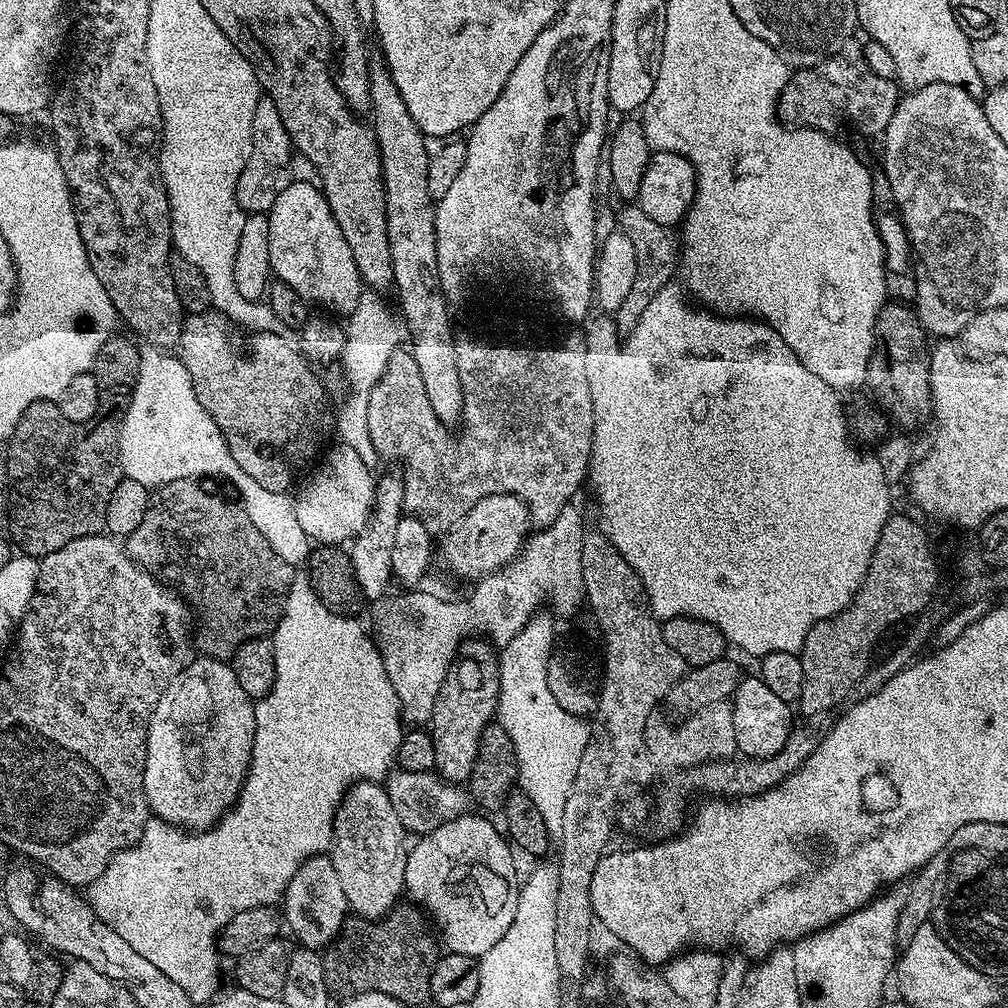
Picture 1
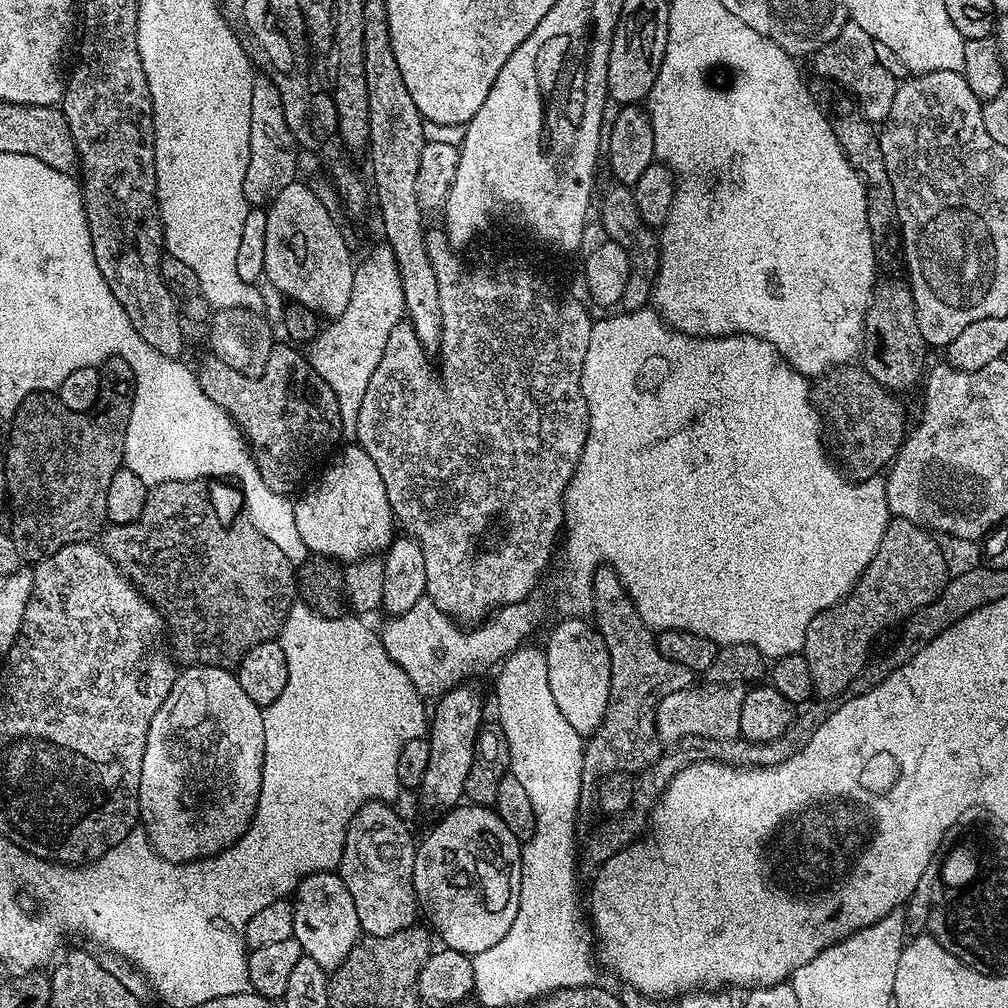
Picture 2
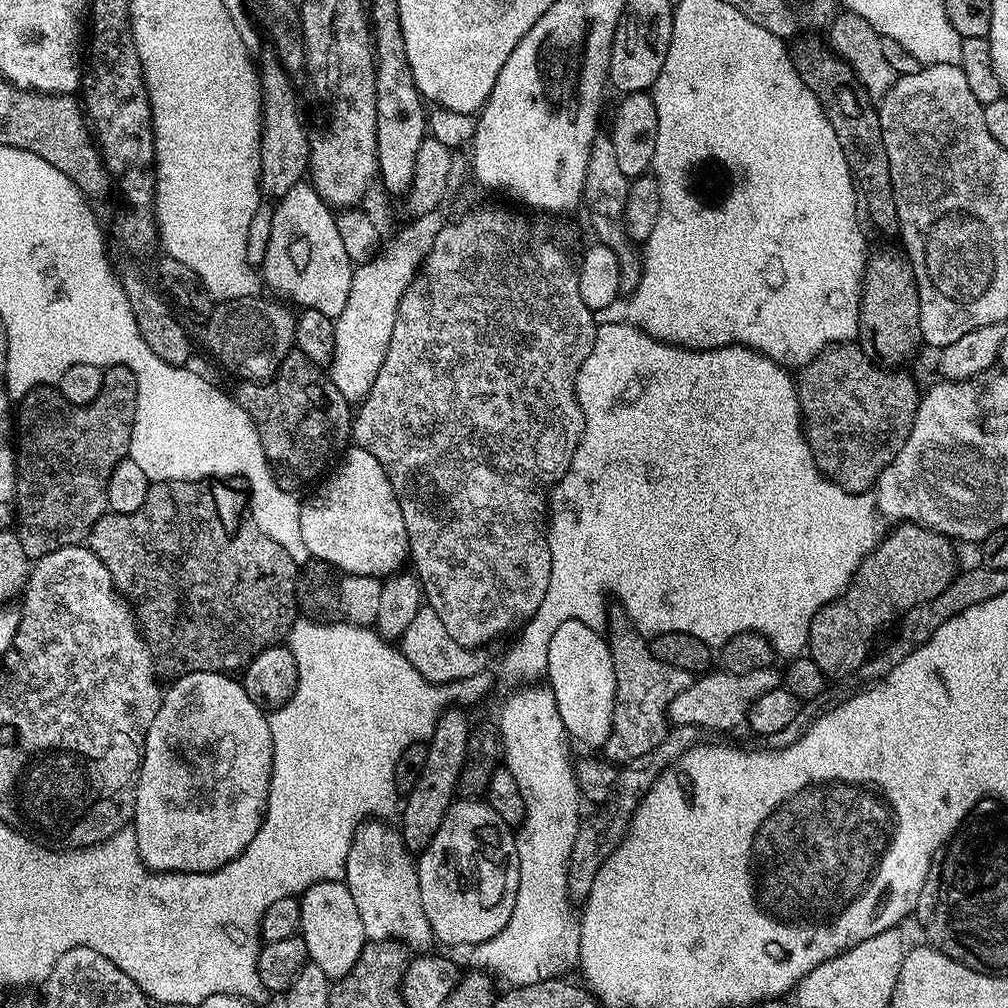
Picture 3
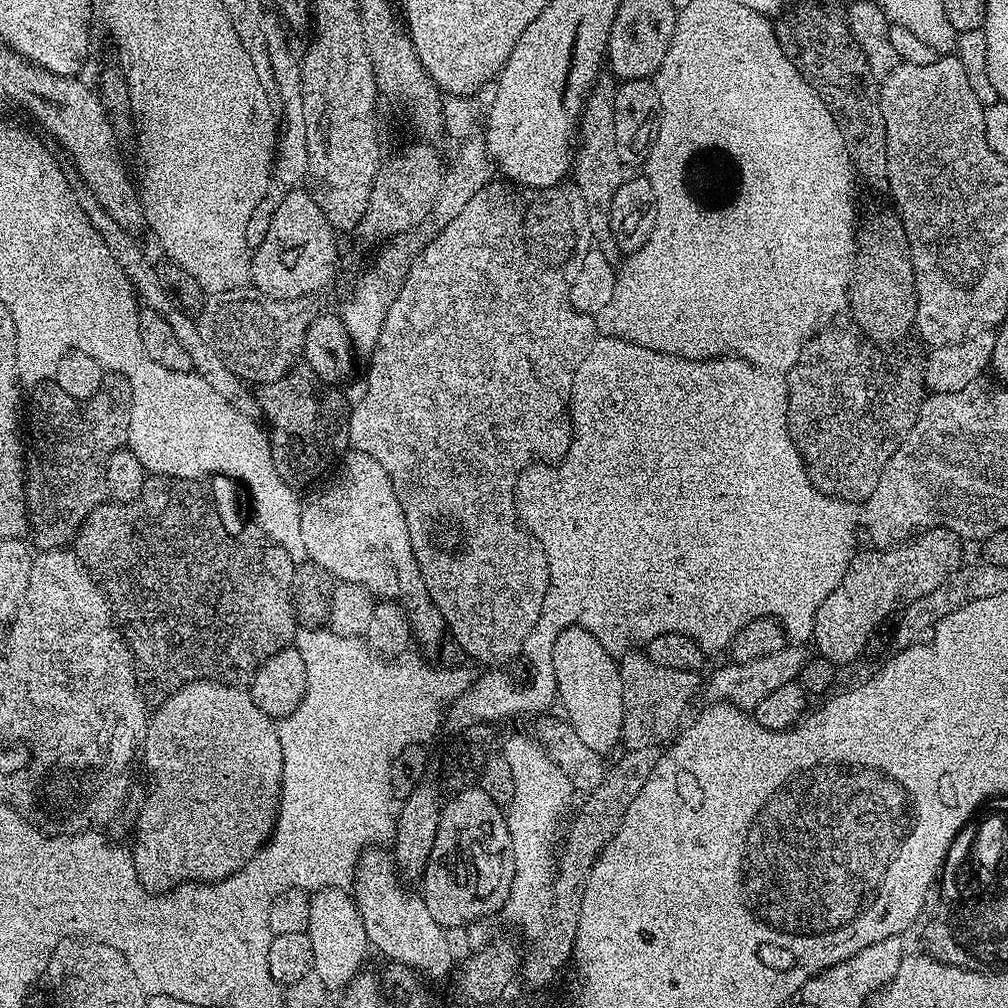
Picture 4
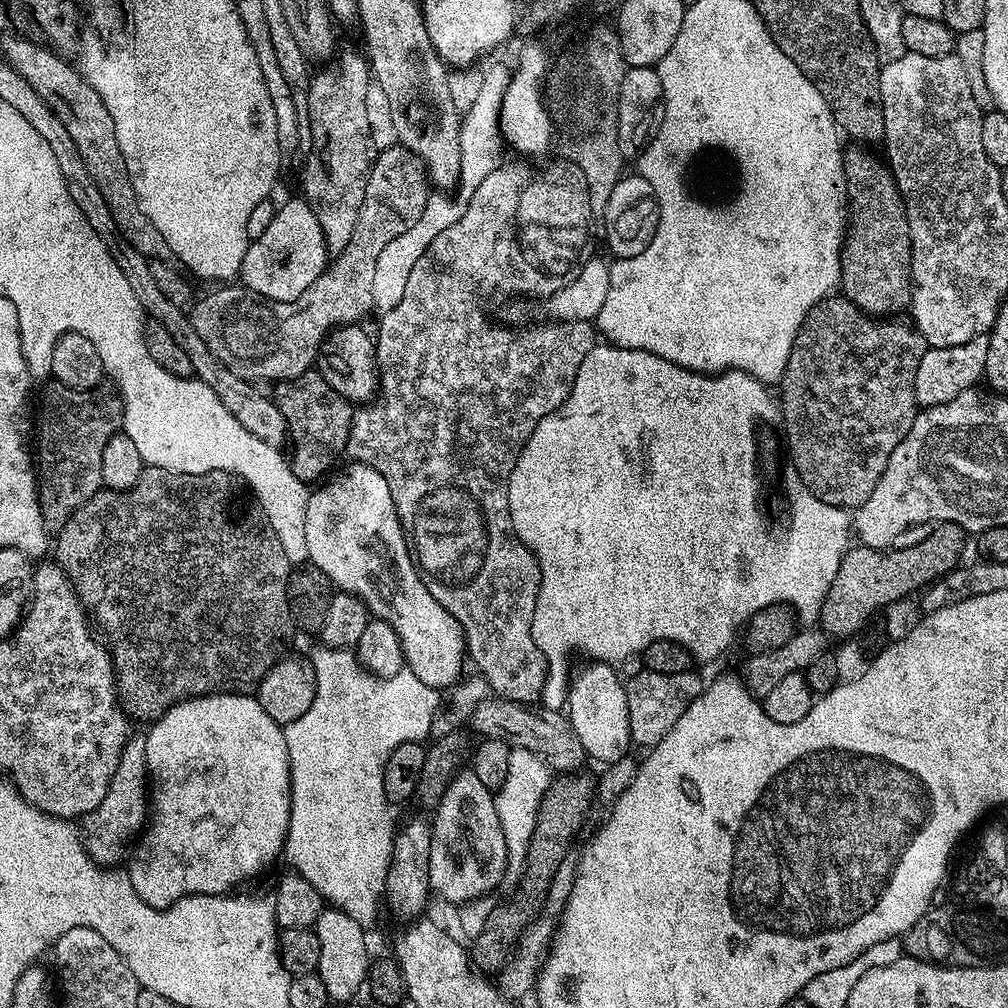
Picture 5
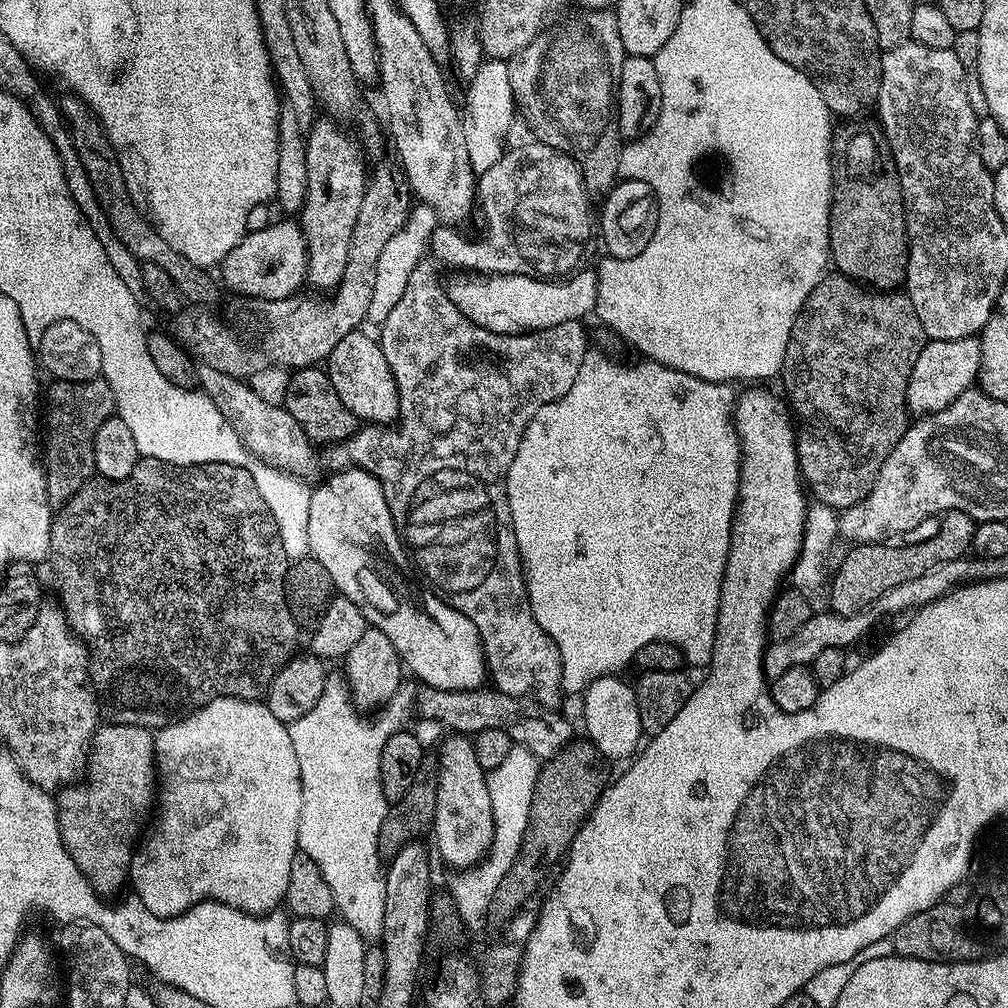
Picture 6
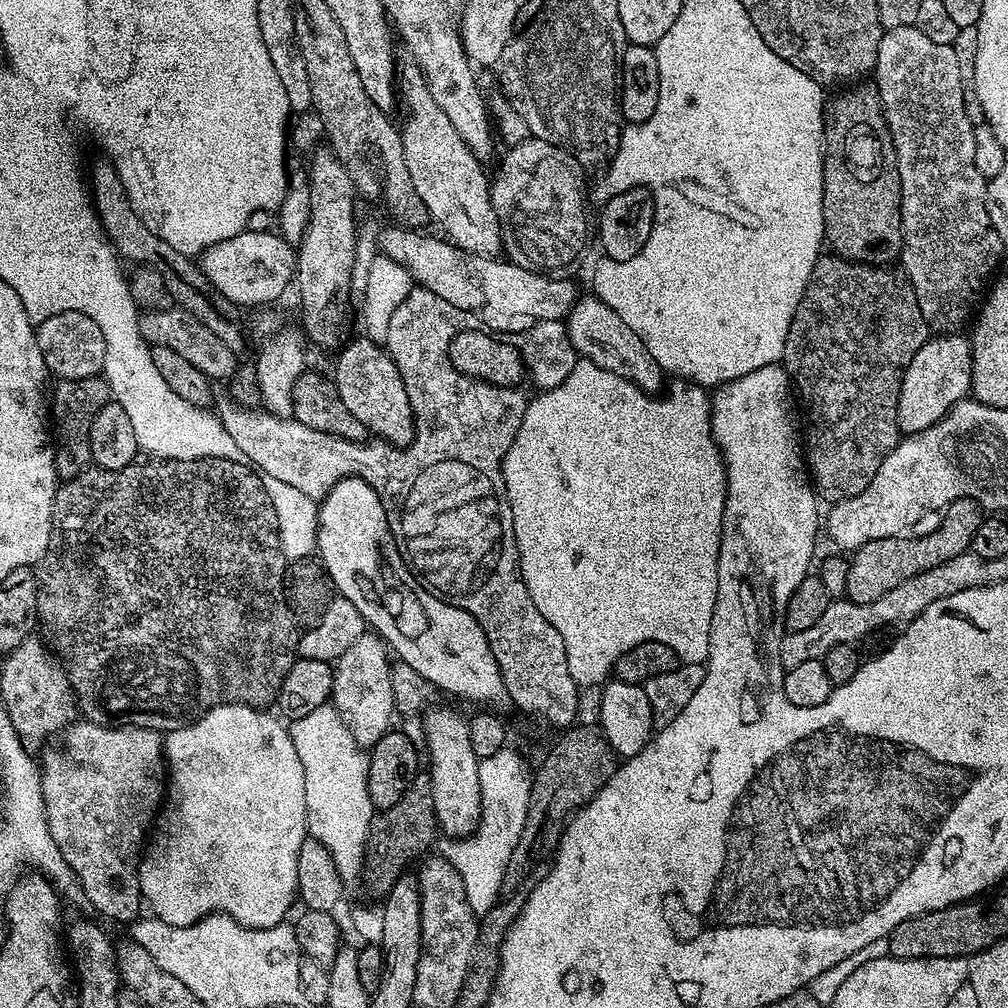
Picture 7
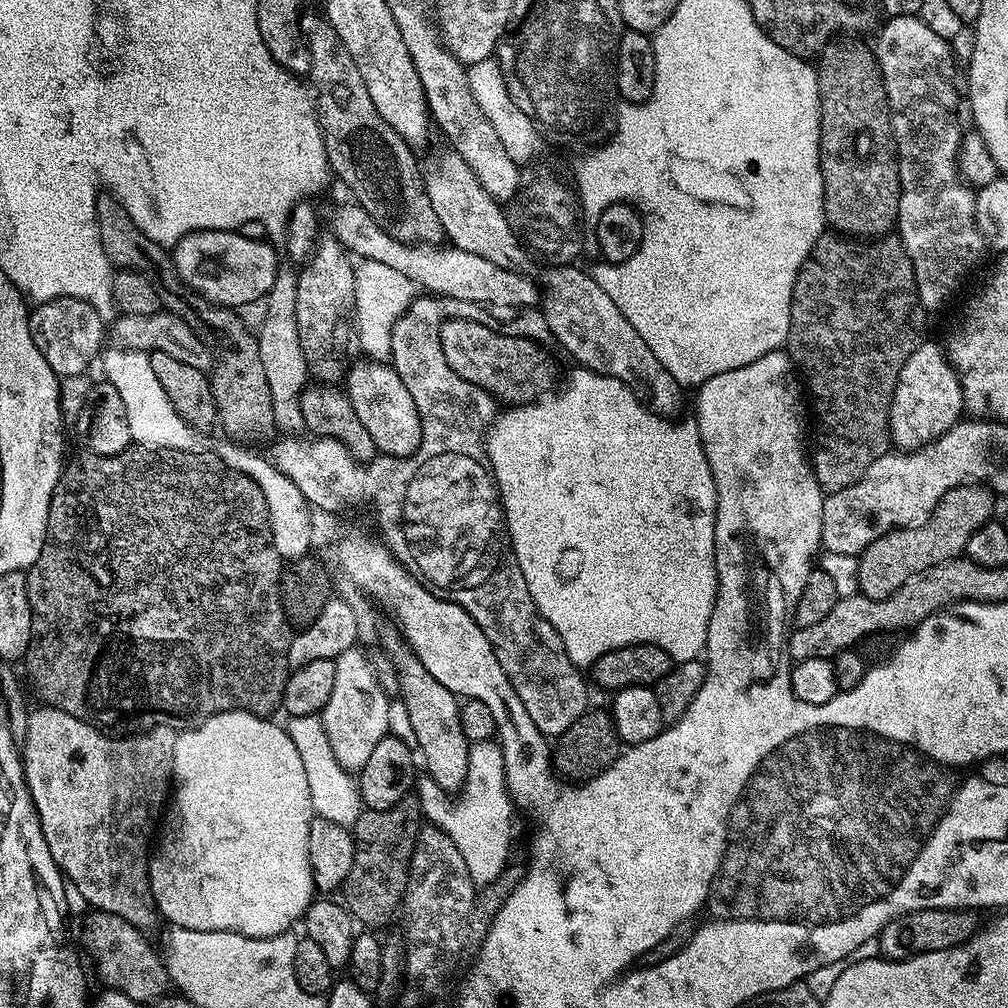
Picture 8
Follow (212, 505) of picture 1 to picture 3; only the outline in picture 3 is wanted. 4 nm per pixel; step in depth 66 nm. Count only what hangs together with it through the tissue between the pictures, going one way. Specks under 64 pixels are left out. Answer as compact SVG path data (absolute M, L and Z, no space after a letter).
M194 486L156 488L134 514L105 512L88 533L86 541L106 570L110 570L117 593L130 605L140 635L152 651L155 667L168 678L191 672L239 673L254 657L262 654L262 650L277 647L298 619L298 565L294 558L268 546L264 556L268 558L266 564L220 568L220 564L216 564L216 548L202 548L200 544L200 502L196 506L194 496Z

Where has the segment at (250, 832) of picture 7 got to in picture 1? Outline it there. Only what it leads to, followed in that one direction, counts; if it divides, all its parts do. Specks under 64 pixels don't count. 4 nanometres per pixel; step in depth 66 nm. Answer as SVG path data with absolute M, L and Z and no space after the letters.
M207 658L193 659L192 663L186 665L186 667L180 671L178 678L174 678L174 682L170 682L166 694L162 694L162 698L154 710L152 721L148 727L144 793L146 794L149 813L157 820L164 820L168 824L183 826L185 829L193 832L203 832L205 828L211 828L216 825L218 821L223 818L224 813L229 811L232 805L236 803L236 799L240 797L242 786L245 780L248 779L248 764L252 761L252 743L254 742L255 733L256 705L252 699L248 697L246 690L242 690L242 686L238 686L238 678L234 674L231 663Z

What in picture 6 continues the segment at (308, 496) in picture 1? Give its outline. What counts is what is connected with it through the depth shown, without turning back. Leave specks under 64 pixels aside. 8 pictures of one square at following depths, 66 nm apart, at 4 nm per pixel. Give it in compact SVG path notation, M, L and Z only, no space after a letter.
M341 468L327 478L329 480L312 488L310 556L326 566L326 574L330 574L333 589L339 595L350 598L350 602L354 602L354 606L362 610L369 625L382 630L382 634L386 634L386 638L394 642L394 650L398 650L401 665L407 671L409 668L420 679L418 681L421 685L450 691L483 689L486 684L486 669L478 626L474 626L474 622L470 622L466 614L454 610L454 606L440 599L435 592L412 581L414 572L406 555L404 541L401 540L400 530L390 514L390 506L386 506L378 478L361 468Z

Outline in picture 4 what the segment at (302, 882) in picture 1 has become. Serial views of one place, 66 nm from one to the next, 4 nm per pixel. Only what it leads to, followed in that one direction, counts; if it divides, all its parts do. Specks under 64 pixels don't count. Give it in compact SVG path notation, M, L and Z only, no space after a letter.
M320 886L310 895L310 926L307 931L314 946L312 971L324 977L330 986L344 985L344 962L366 962L370 945L362 914L358 914L355 899L343 888Z

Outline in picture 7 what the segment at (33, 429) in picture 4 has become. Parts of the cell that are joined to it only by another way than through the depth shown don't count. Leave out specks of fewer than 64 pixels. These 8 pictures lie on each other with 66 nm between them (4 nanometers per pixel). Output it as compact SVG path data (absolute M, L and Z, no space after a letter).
M91 376L81 380L61 380L55 381L56 389L50 392L50 428L54 433L54 451L56 454L56 475L61 481L73 480L78 473L92 464L90 454L90 426L102 410L102 406L109 403L110 393L108 391L108 381L100 376Z

